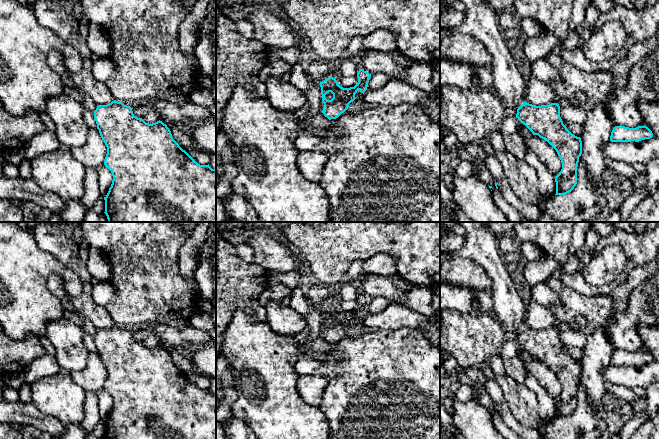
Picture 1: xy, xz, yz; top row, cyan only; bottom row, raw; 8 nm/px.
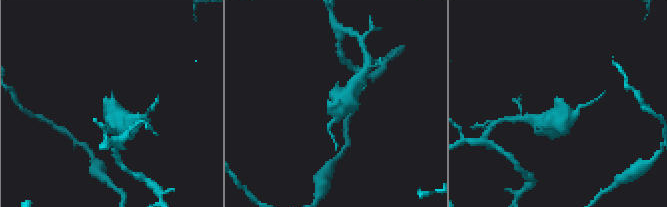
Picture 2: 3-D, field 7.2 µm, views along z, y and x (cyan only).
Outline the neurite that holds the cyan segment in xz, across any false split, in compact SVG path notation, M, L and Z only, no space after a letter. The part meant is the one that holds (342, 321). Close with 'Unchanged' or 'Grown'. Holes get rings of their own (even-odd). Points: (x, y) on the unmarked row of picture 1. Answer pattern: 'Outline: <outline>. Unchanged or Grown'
Outline: M359 293L357 297L358 307L354 311L343 312L335 302L329 301L320 306L322 326L324 331L322 337L329 344L338 342L344 337L351 326L355 324L355 318L367 314L371 298Z. Unchanged

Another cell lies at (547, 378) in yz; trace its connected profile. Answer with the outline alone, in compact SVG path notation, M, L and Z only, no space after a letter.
M519 344L517 350L524 359L527 371L539 381L555 402L562 393L562 386L556 374L546 364L540 362L538 359L533 359Z

